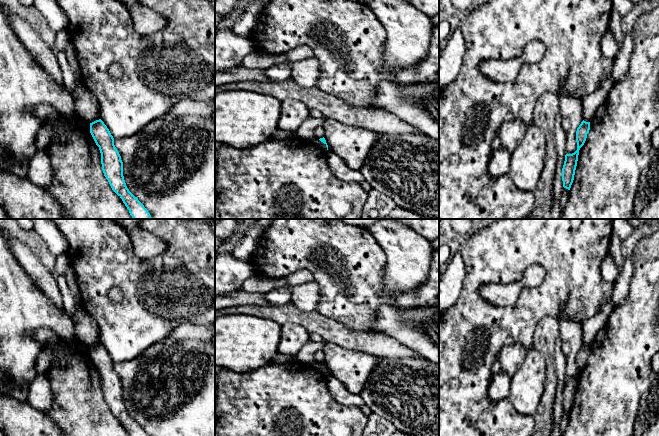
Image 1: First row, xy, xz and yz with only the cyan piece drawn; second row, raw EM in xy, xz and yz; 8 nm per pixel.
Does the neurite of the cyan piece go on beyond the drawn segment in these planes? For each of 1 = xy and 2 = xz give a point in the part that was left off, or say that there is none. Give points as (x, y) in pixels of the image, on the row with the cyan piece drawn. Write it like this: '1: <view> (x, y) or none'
1: none
2: none

